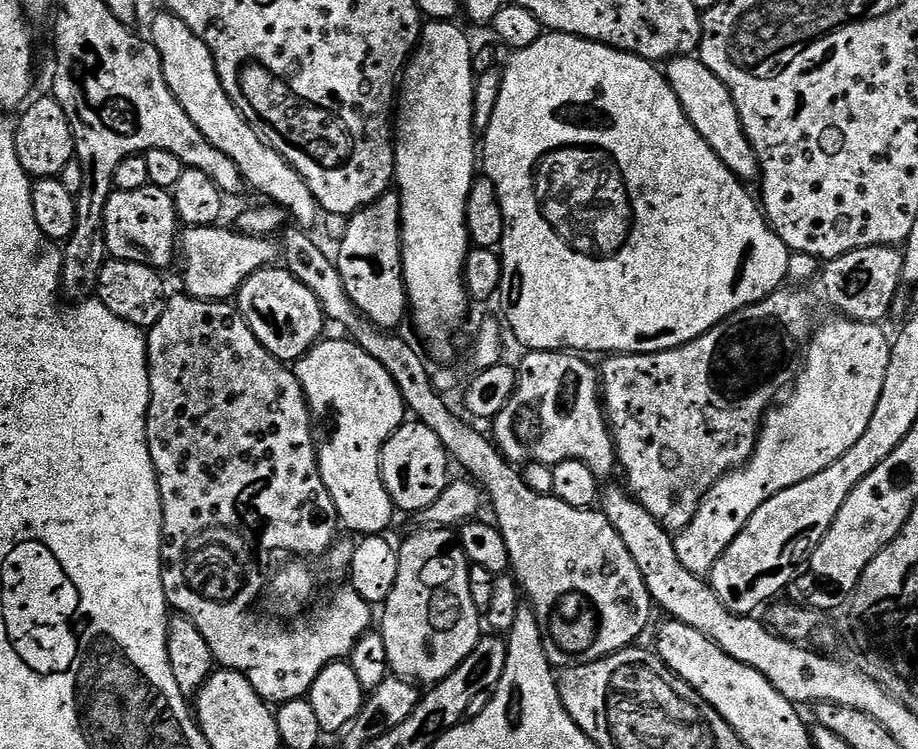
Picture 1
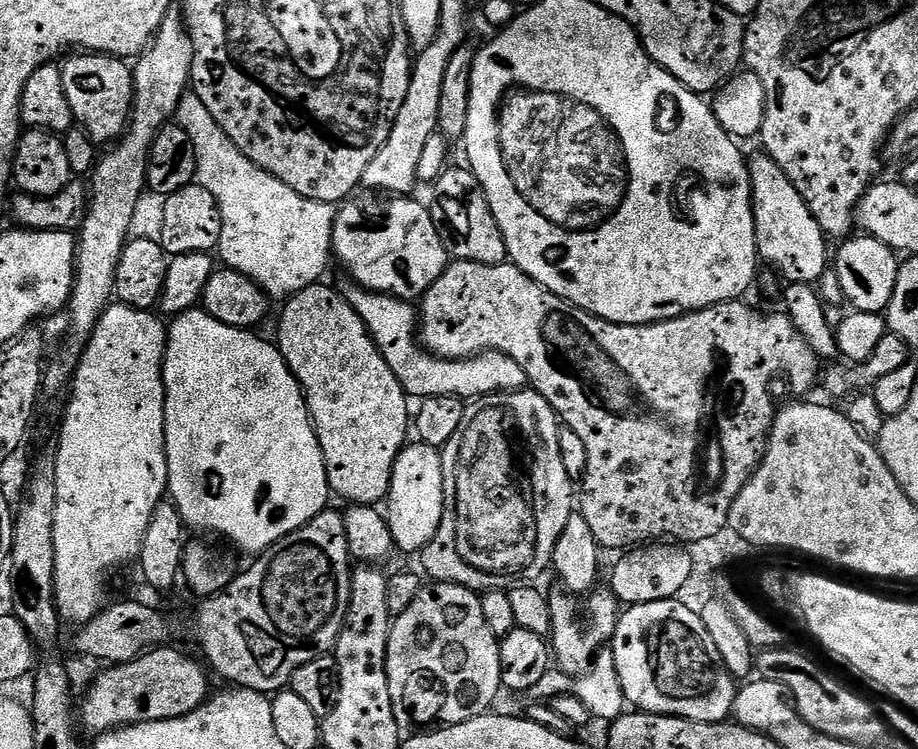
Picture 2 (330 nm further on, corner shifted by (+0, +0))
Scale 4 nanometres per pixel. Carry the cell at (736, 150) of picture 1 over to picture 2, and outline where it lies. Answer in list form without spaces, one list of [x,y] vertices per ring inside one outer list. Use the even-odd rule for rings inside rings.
[[[767,154],[751,157],[748,160],[748,182],[750,185],[750,207],[754,214],[754,226],[756,227],[756,251],[759,259],[764,260],[766,265],[771,266],[781,277],[785,276],[785,281],[794,283],[806,283],[815,285],[816,279],[824,272],[824,267],[830,264],[829,241],[826,239],[824,231],[818,226],[818,222],[810,214],[802,194],[786,178],[786,174]]]

